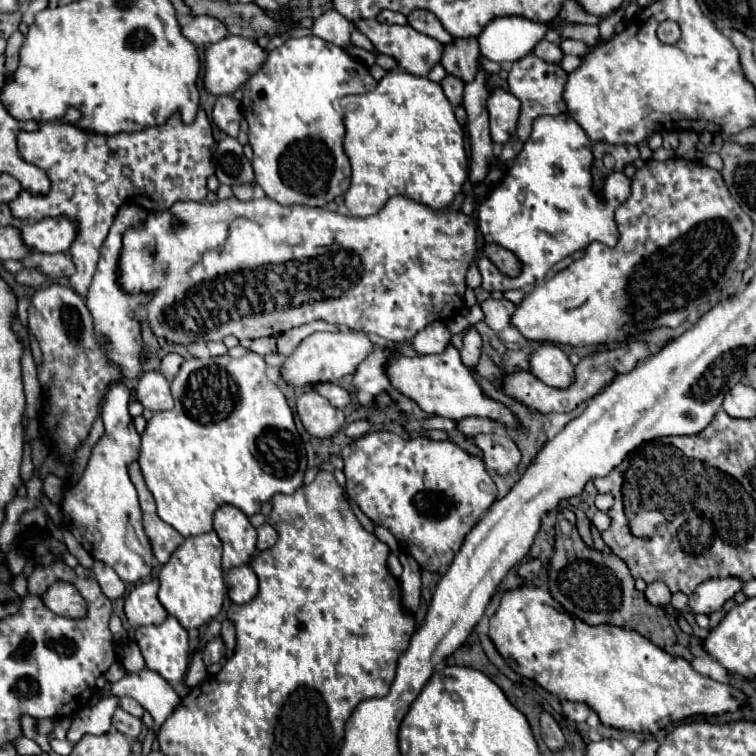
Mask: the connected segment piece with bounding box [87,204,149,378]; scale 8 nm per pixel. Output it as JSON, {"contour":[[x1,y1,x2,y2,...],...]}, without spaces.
{"contour":[[123,204,121,206,121,210,115,218,115,224,111,226,109,236,107,236,103,248,101,248,99,266,97,266,97,272,93,276,93,282,91,282,91,288,89,288,89,294,87,294,87,308,91,310,91,316,95,320,97,334,107,338,105,352,107,352,109,360,113,360,115,364,121,366,121,372,127,378,139,376,143,356,145,356,145,352,143,352,145,348,143,348,143,342,141,342,141,324,135,318,131,318,129,312,141,308,149,300,149,294,129,296,129,294,121,292,121,288,117,284,117,256,121,252,121,236,125,232,125,228,129,228,133,224,141,224,145,220,145,216,147,216,147,212,137,204]]}

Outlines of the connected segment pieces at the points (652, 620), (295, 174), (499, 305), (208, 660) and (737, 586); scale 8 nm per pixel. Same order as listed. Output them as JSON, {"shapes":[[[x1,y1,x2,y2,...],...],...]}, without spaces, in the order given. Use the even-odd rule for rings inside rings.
{"shapes":[[[573,532,573,550,567,550,561,544,555,546,555,556,551,558,549,568,549,588,551,596,563,606,567,614,577,616,589,626,613,624,619,628,635,630,659,648,673,646,677,642,675,630,665,610,651,606,643,592,635,590,635,580,627,564,615,554,603,554,585,546,577,532]],[[317,36,289,38,289,40,285,40,279,48,271,50,269,56,267,56,267,60,263,62,263,66,245,82,245,86,243,86,243,100,241,100,241,104,243,104,243,116,245,116,245,120,249,122,249,144,251,144,253,152,255,152,255,156,253,156,255,184,259,184,269,198,273,198,273,200,277,200,279,204,285,204,285,206,287,206,287,204,301,204,301,206,317,206,317,208,321,208,321,206,329,204,331,200,335,200,337,196,345,194,347,188,349,188,351,164,349,164,349,160,347,160,347,156,345,156,345,152,343,152,343,136,345,136,343,114,341,114,341,110,337,110,337,108,333,106,333,100,339,100,339,98,347,96,347,94,365,94,365,92,371,92,375,86,377,86,377,82,373,80,373,76,369,74,367,66,365,66,361,60,351,58,343,48,331,44,331,42,323,40,323,38,317,38]],[[487,298,479,306,481,306,483,314,485,314,485,324,489,328,499,332,499,330,505,330,509,326,509,316,513,314,513,308,515,308,513,302,505,300,505,298,501,298,501,300]],[[221,638,211,640,211,642,205,646,205,650,203,650,203,662,205,662,205,666,219,662,219,660,223,658,223,654,225,654,225,644,223,644,223,640,221,640]],[[737,578,707,580,705,584,699,584,695,592,689,596,689,608,693,614,717,612,739,590,741,590,741,582]]]}

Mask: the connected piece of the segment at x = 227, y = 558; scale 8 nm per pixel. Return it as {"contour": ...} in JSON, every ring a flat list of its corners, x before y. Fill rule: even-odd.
{"contour":[[223,504,215,512,213,528,223,542,223,570,247,564,257,542,257,530,251,526,249,518,239,508]]}

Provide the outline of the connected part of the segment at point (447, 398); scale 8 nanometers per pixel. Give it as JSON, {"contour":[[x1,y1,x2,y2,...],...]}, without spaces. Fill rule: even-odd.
{"contour":[[453,344,441,356,395,356,387,360,385,374,391,388,415,400,419,408,427,414,451,420,463,420,465,416,493,416,493,420,501,420,501,424,507,428,515,428,519,424,511,410,507,410,501,402,483,396,483,390,471,376,469,368,463,366,459,350]]}

